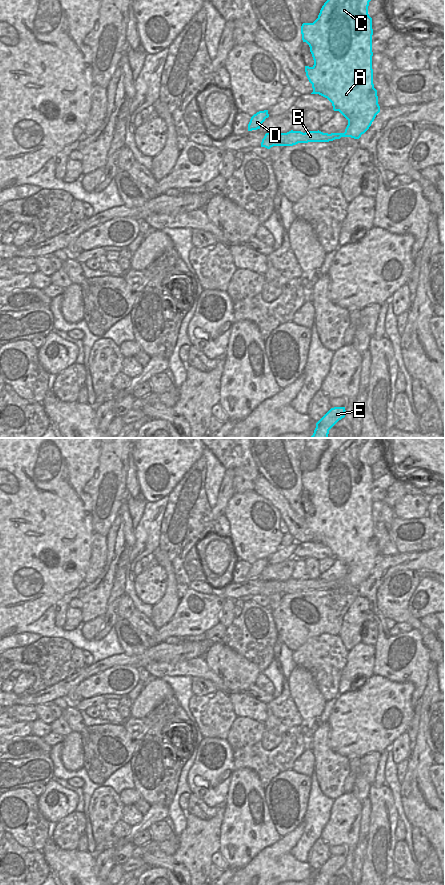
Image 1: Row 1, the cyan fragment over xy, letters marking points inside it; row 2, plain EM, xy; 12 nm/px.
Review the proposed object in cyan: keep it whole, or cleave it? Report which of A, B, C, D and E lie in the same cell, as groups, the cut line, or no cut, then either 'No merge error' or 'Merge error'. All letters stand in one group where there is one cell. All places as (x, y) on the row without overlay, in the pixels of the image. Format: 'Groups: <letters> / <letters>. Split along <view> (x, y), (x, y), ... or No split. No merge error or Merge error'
Groups: A B C D E. No split. No merge error

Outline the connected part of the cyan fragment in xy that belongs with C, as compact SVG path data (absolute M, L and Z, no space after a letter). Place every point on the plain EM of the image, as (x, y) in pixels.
M329 438L329 446L322 454L313 471L303 471L303 490L310 495L314 513L305 514L306 524L313 540L327 546L334 559L339 559L347 568L344 581L323 581L321 579L289 579L287 581L266 581L261 595L293 594L298 591L329 590L341 585L359 587L376 563L380 560L377 538L373 532L372 517L372 466L368 462L369 450L380 443L381 438Z

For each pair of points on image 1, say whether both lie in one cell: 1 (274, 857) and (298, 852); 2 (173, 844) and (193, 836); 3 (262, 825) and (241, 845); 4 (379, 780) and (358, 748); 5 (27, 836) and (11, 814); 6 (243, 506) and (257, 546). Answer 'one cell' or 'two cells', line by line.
1: two cells
2: two cells
3: one cell
4: two cells
5: one cell
6: one cell

